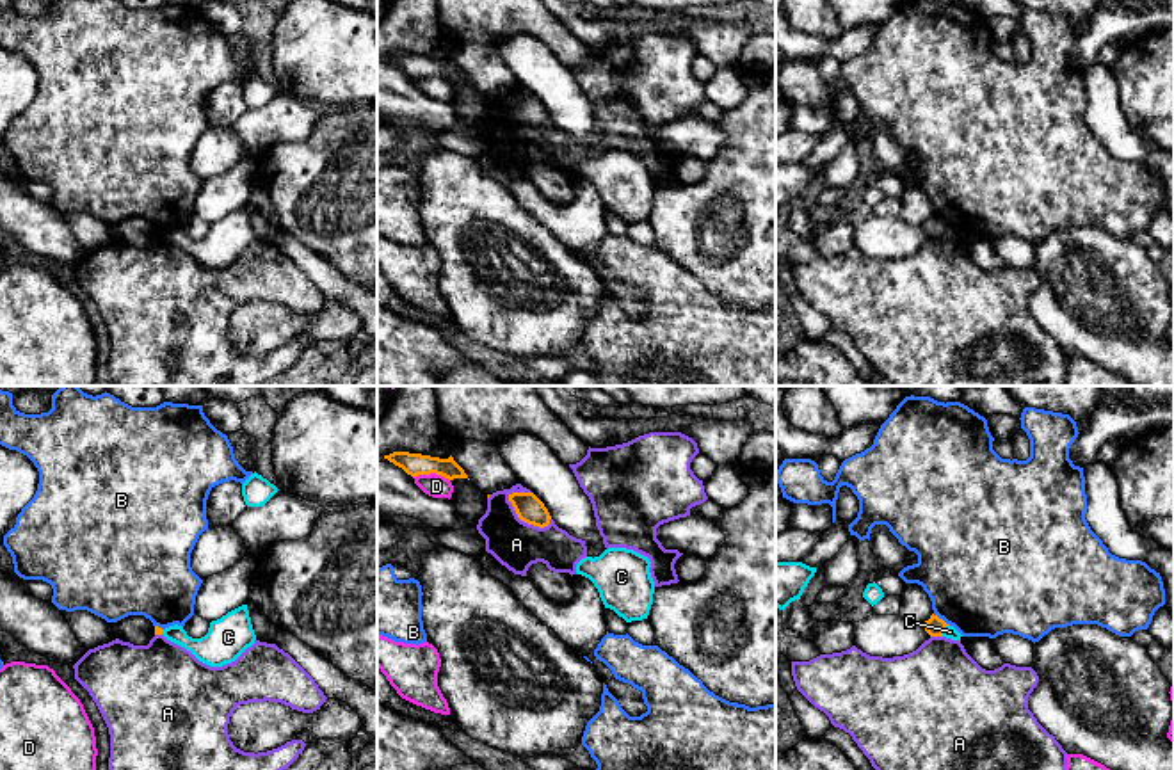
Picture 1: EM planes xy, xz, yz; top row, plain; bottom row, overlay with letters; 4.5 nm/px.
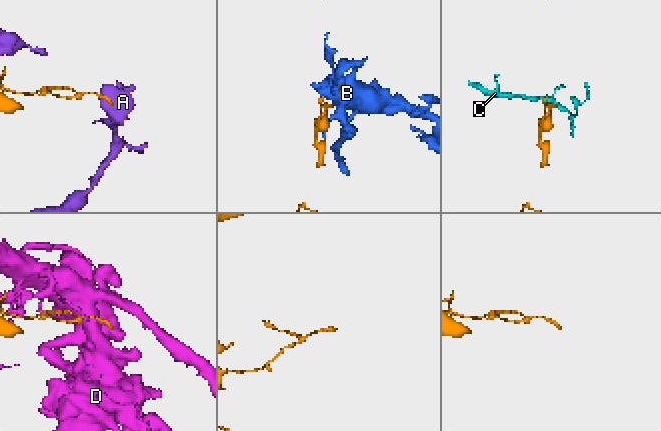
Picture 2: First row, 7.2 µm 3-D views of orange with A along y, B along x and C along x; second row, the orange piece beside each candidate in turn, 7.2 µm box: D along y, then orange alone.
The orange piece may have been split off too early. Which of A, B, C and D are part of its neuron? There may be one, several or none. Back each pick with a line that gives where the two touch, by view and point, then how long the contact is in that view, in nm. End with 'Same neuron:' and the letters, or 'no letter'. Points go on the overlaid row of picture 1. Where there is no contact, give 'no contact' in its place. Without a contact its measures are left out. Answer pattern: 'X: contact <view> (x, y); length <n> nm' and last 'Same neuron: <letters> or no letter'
Same neuron: no letter

